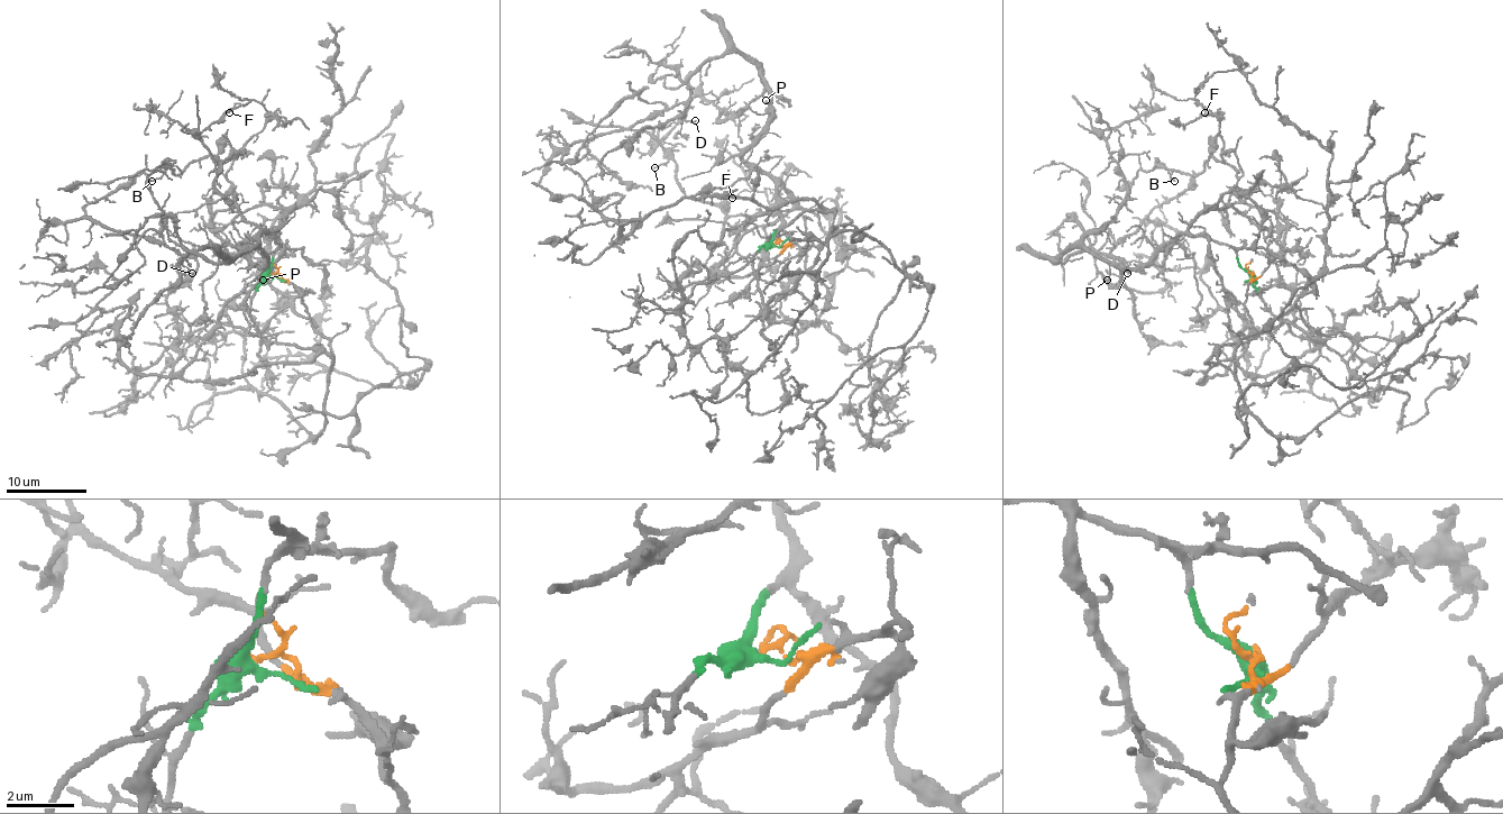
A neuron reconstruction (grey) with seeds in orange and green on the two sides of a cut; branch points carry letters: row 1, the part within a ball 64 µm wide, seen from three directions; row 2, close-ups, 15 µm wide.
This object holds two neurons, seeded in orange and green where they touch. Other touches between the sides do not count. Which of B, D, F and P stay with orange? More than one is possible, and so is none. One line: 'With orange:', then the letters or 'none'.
With orange: B, F

